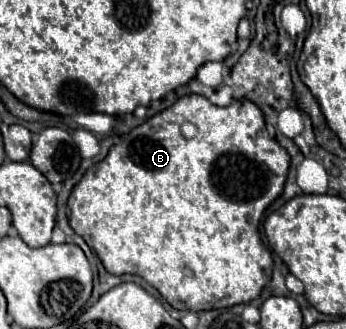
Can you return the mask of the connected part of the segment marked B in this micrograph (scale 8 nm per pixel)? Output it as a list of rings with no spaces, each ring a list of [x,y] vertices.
[[[198,94],[182,96],[176,104],[166,108],[164,112],[148,118],[144,124],[136,126],[128,134],[122,136],[120,144],[112,146],[108,150],[108,156],[98,162],[92,168],[86,170],[82,180],[74,186],[69,199],[68,206],[72,214],[69,215],[69,224],[72,230],[84,238],[84,242],[98,254],[104,268],[110,274],[138,274],[142,276],[150,286],[154,286],[162,298],[176,310],[212,310],[212,308],[228,308],[234,304],[246,304],[260,296],[262,288],[270,282],[272,276],[273,260],[272,254],[264,250],[262,238],[258,234],[260,218],[264,210],[282,194],[286,174],[290,166],[290,156],[284,148],[276,144],[274,138],[266,138],[266,126],[264,116],[260,108],[250,100],[234,100],[230,106],[220,108],[214,106],[210,100]]]

